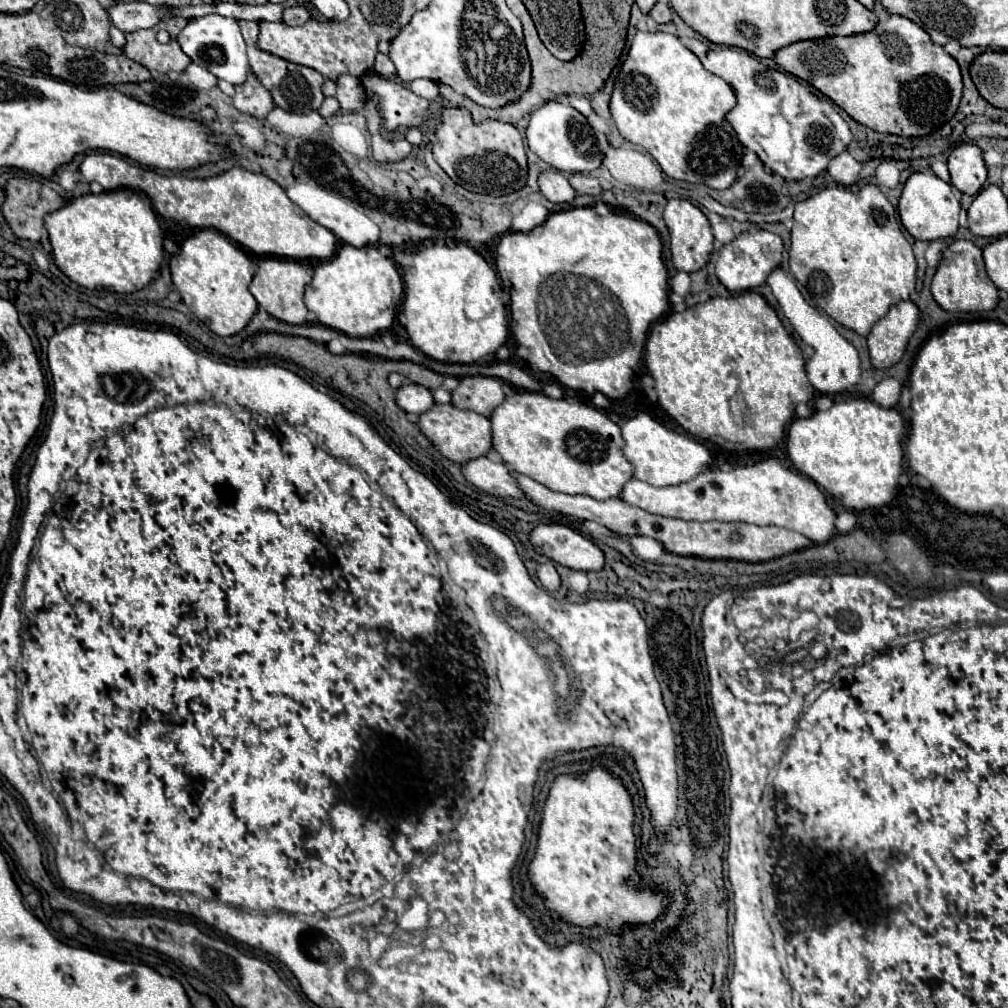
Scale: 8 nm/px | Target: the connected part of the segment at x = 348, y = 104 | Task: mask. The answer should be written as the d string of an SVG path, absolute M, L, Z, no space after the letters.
M349 73L337 77L337 101L343 111L361 111L365 105L365 89L361 81Z

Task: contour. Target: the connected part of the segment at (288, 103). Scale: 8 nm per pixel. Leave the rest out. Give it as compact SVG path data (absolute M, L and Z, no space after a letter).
M239 21L243 39L247 43L247 53L249 53L249 65L253 69L253 73L263 81L263 85L271 91L273 101L277 107L285 109L285 111L293 111L293 113L311 113L317 111L323 103L323 93L321 93L321 85L325 81L325 77L321 73L317 73L315 69L285 61L277 55L271 55L267 51L261 51L257 47L257 37L259 37L259 23L251 23L251 21Z

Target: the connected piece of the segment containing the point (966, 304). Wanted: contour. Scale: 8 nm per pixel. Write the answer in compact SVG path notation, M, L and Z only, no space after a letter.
M965 239L955 241L947 249L931 281L931 293L933 299L939 303L939 307L943 307L945 311L991 311L999 301L997 287L985 275L981 249L975 247L973 241L965 241Z

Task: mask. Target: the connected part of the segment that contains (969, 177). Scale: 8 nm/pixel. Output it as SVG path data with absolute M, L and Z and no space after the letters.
M975 143L959 145L949 155L951 183L967 195L977 195L987 181L983 151Z

